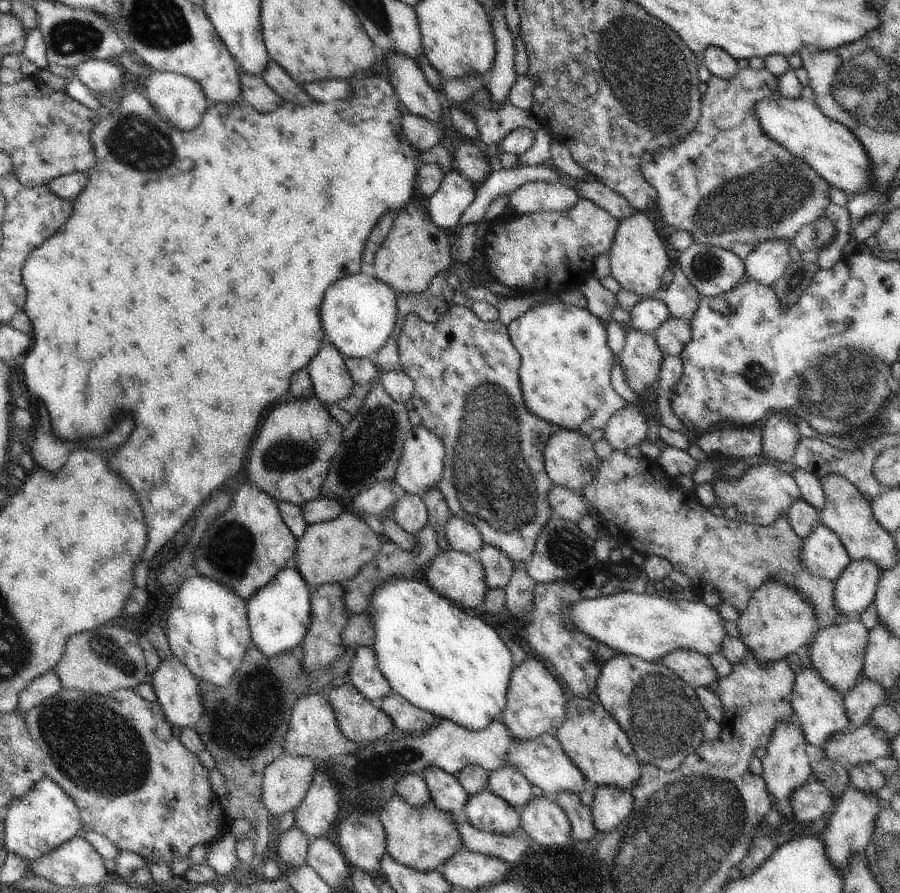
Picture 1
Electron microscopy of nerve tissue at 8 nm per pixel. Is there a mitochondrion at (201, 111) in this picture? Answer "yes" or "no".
no

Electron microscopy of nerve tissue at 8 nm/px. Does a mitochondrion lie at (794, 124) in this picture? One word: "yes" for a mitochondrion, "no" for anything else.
no

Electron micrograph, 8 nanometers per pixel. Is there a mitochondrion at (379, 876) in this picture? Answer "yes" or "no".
no

